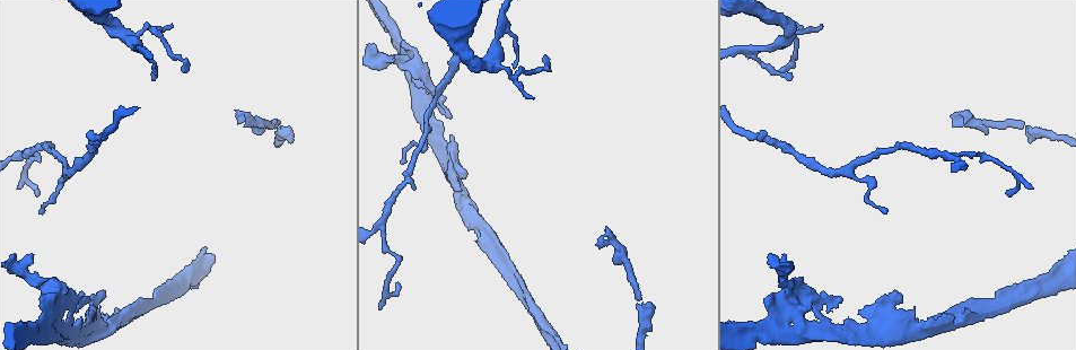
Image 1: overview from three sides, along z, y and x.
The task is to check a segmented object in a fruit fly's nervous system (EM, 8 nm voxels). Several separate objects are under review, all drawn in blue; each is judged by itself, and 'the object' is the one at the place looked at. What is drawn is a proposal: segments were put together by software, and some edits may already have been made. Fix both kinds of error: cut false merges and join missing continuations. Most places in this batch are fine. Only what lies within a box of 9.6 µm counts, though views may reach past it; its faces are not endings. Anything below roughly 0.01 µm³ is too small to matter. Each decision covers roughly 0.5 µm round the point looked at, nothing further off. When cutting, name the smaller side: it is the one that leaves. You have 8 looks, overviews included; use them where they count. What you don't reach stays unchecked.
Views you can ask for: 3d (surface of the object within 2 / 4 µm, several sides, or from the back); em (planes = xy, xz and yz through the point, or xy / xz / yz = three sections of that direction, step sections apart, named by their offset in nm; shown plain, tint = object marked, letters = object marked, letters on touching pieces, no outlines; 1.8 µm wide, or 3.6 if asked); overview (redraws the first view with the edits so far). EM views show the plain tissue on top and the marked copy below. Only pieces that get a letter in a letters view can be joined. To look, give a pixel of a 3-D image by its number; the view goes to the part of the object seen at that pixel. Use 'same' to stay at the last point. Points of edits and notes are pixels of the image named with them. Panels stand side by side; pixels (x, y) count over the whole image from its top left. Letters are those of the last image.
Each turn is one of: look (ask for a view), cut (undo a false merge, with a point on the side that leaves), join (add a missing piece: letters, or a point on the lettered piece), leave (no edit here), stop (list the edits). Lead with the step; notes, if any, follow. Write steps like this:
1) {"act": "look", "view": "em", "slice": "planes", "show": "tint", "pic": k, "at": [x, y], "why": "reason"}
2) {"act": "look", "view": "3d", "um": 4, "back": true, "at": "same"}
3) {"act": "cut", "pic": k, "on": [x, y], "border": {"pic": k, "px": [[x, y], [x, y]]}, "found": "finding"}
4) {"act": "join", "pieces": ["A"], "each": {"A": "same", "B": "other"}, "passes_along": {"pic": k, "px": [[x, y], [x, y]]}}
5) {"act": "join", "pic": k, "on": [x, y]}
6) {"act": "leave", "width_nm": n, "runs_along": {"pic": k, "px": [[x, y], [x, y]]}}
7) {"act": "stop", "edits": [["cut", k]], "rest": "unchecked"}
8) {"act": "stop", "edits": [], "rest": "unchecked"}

{"act": "look", "view": "em", "um": 3.6, "slice": "planes", "show": "letters", "pic": 1, "at": [789, 296]}

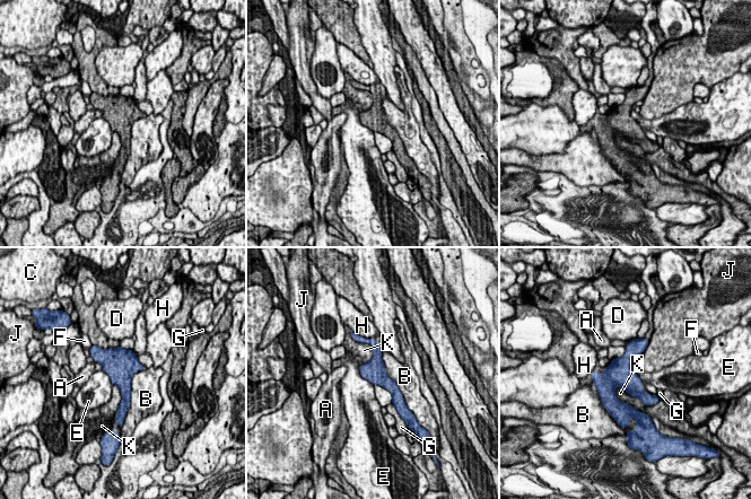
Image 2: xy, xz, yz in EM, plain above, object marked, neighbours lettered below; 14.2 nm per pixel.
{"act": "leave", "each": {"A": "other", "B": "other", "C": "other", "D": "other", "E": "other", "F": "other", "G": "other", "H": "other", "J": "other", "K": "other"}, "border": {"pic": 2, "px": [[359, 365], [359, 374], [373, 385]]}, "found": "one neuron here"}

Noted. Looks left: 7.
{"act": "look", "view": "3d", "um": 4, "pic": 1, "at": [99, 308], "why": "an open end"}

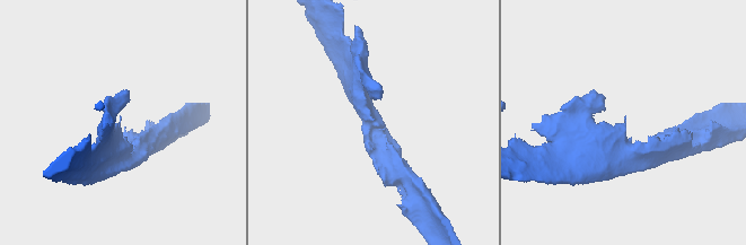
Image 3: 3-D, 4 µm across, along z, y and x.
{"act": "look", "view": "em", "slice": "xy", "step": 4, "show": "letters", "pic": 3, "at": [625, 118]}

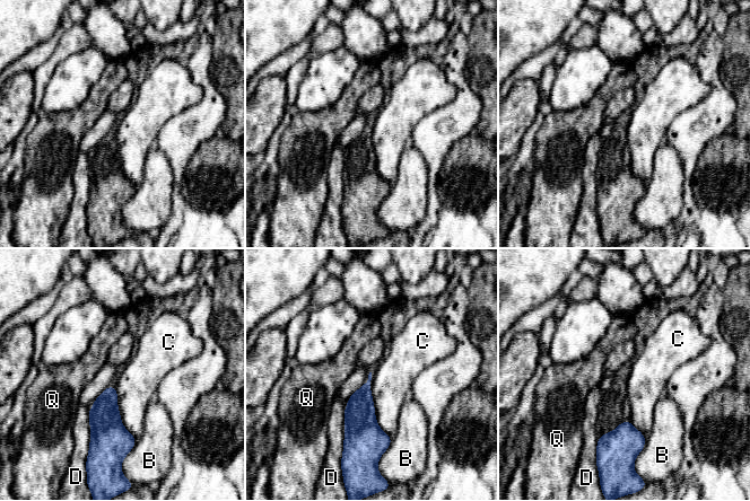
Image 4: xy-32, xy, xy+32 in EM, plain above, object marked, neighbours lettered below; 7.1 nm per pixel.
{"act": "look", "view": "em", "slice": "planes", "show": "letters", "at": "same", "why": "cut it another way"}

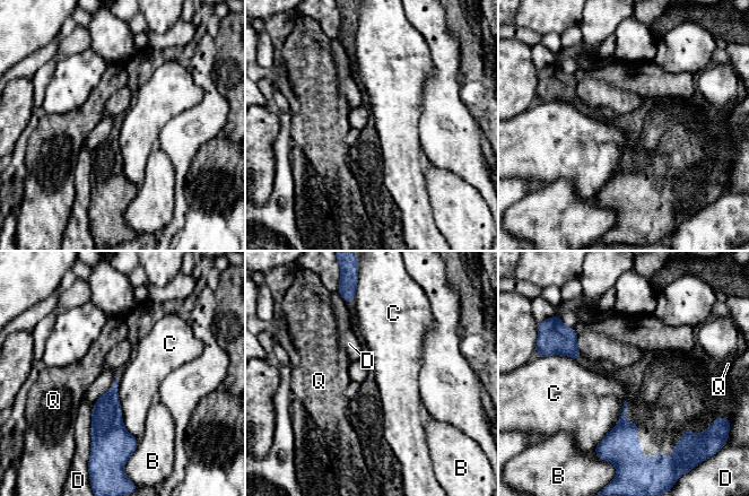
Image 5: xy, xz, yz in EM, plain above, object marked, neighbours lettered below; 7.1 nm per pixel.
{"act": "leave", "each": {"B": "other", "C": "other", "D": "other", "Q": "other"}, "border": {"pic": 5, "px": [[625, 399], [617, 424], [593, 450]]}, "found": "none of them fits"}

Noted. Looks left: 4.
{"act": "look", "view": "3d", "um": 2, "pic": 1, "at": [787, 35], "why": "three-way junction"}

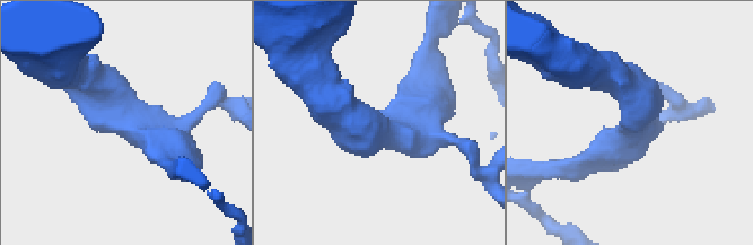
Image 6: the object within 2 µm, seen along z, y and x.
{"act": "look", "view": "em", "slice": "planes", "show": "letters", "pic": 6, "at": [637, 128], "arms": 3, "why": "need the tissue"}

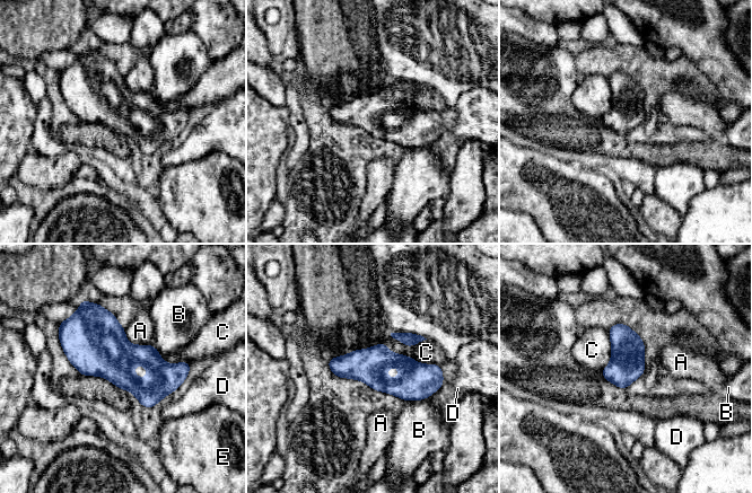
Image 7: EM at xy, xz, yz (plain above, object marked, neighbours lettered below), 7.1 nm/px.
{"act": "leave", "each": {"A": "other", "B": "other", "C": "other", "D": "other", "E": "other"}, "border": {"pic": 7, "px": [[356, 349], [384, 343], [439, 367]]}, "found": "continuous, no second neuron"}

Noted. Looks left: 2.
{"act": "look", "view": "em", "slice": "planes", "show": "letters", "pic": 1, "at": [968, 112]}

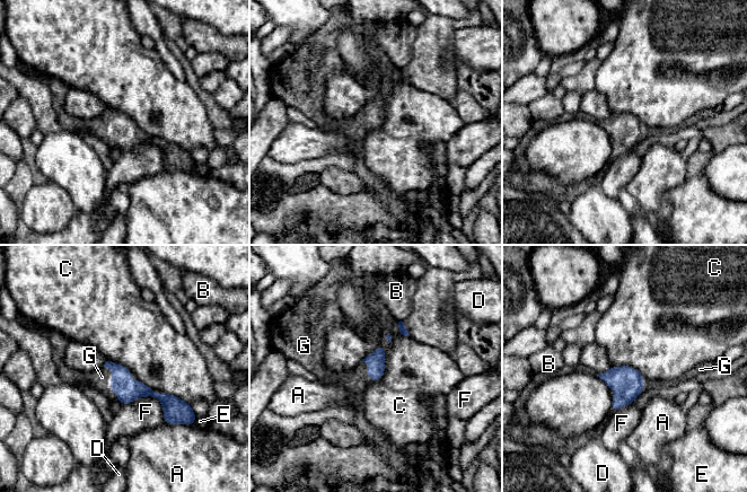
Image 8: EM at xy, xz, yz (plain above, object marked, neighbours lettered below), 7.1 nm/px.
{"act": "join", "pieces": ["G"], "longest_contact_nm": ["F", 340], "each": {"A": "other", "B": "other", "C": "other", "D": "other", "E": "other", "F": "other", "G": "same"}, "found": "it goes on there"}

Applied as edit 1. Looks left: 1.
{"act": "stop", "edits": [["join", 8]], "rest": "unchecked"}

